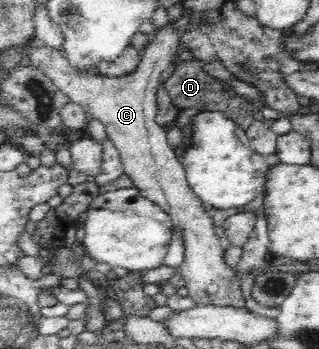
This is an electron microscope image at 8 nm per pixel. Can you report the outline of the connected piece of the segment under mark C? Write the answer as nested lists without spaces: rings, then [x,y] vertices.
[[[170,20],[155,32],[153,37],[150,37],[149,44],[142,52],[141,62],[139,62],[137,70],[129,74],[129,76],[119,78],[77,72],[64,60],[59,50],[47,46],[29,50],[27,58],[29,65],[41,69],[47,77],[51,77],[53,83],[74,103],[80,104],[88,112],[89,116],[97,118],[105,126],[107,139],[111,140],[116,146],[116,150],[119,151],[124,166],[124,174],[127,174],[133,180],[133,187],[137,189],[137,192],[143,198],[149,199],[170,216],[173,230],[181,234],[183,246],[185,246],[185,259],[179,268],[179,272],[186,281],[189,297],[197,305],[244,308],[247,298],[245,298],[245,294],[241,289],[237,271],[226,262],[226,249],[221,244],[221,238],[215,232],[215,220],[209,213],[209,207],[190,188],[187,182],[187,173],[185,173],[185,165],[181,163],[179,156],[175,154],[175,148],[167,143],[166,130],[163,130],[163,127],[155,121],[158,113],[157,86],[159,86],[159,80],[161,80],[161,74],[171,66],[171,57],[181,48],[180,34],[177,22]]]

